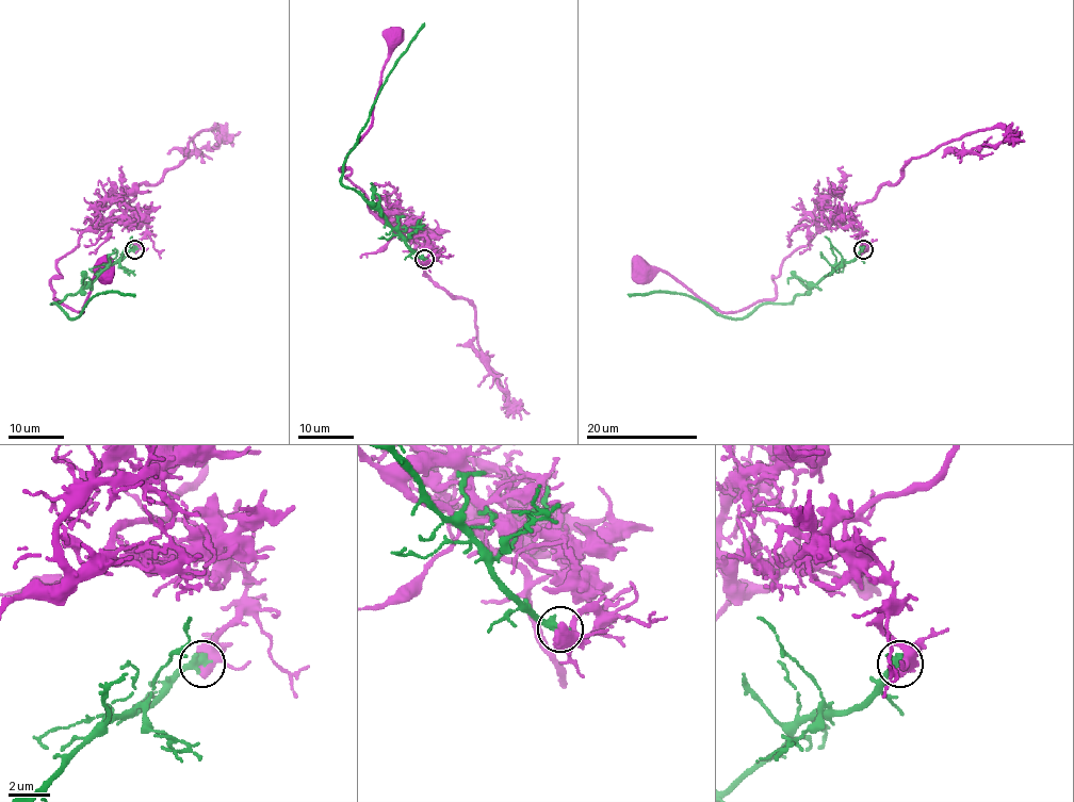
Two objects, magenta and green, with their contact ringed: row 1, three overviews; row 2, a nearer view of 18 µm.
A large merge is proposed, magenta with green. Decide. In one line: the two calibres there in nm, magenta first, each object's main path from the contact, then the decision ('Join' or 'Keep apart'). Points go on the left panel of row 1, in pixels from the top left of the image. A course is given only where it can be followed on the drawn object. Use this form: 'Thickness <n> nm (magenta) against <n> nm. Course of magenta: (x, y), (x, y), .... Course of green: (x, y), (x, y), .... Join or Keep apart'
Thickness 440 nm (magenta) against 440 nm. Course of magenta: (135, 248), (144, 222), (87, 228), (58, 261), (54, 298), (82, 312), (92, 280), (106, 274). Course of green: (135, 248), (121, 260), (110, 262), (74, 294), (51, 303), (69, 318), (76, 318), (99, 293), (135, 294). Keep apart

